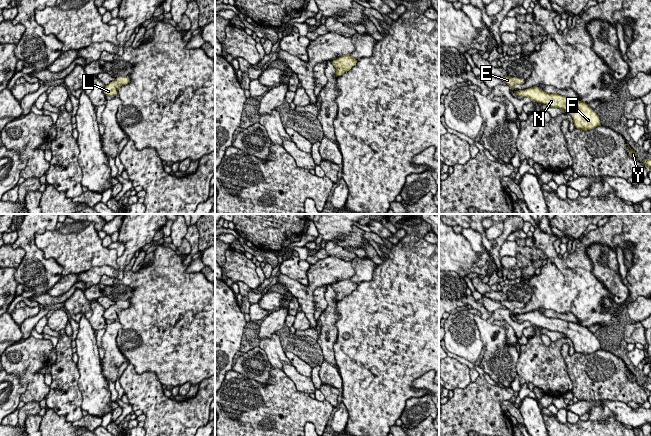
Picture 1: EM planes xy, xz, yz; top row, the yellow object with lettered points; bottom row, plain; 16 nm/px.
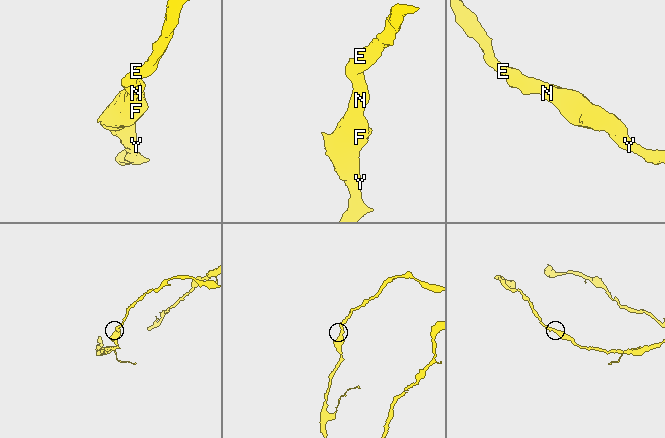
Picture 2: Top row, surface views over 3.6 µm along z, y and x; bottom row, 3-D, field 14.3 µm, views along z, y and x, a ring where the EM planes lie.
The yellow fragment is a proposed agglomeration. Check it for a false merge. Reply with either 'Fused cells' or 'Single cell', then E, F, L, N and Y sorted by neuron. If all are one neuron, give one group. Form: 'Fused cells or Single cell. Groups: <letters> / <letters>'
Single cell. Groups: E F L N Y

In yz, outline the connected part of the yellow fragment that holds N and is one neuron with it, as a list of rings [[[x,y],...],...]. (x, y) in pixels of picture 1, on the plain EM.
[[[505,300],[501,304],[510,310],[515,320],[528,321],[532,326],[539,326],[564,334],[572,341],[574,350],[577,353],[587,355],[602,349],[598,339],[588,327],[559,318],[549,318],[538,310],[515,315],[514,309],[523,308],[525,306],[523,302]]]

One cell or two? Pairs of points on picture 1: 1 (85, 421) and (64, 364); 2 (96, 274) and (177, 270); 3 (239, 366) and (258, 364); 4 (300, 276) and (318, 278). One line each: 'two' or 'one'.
1: two
2: two
3: one
4: two

